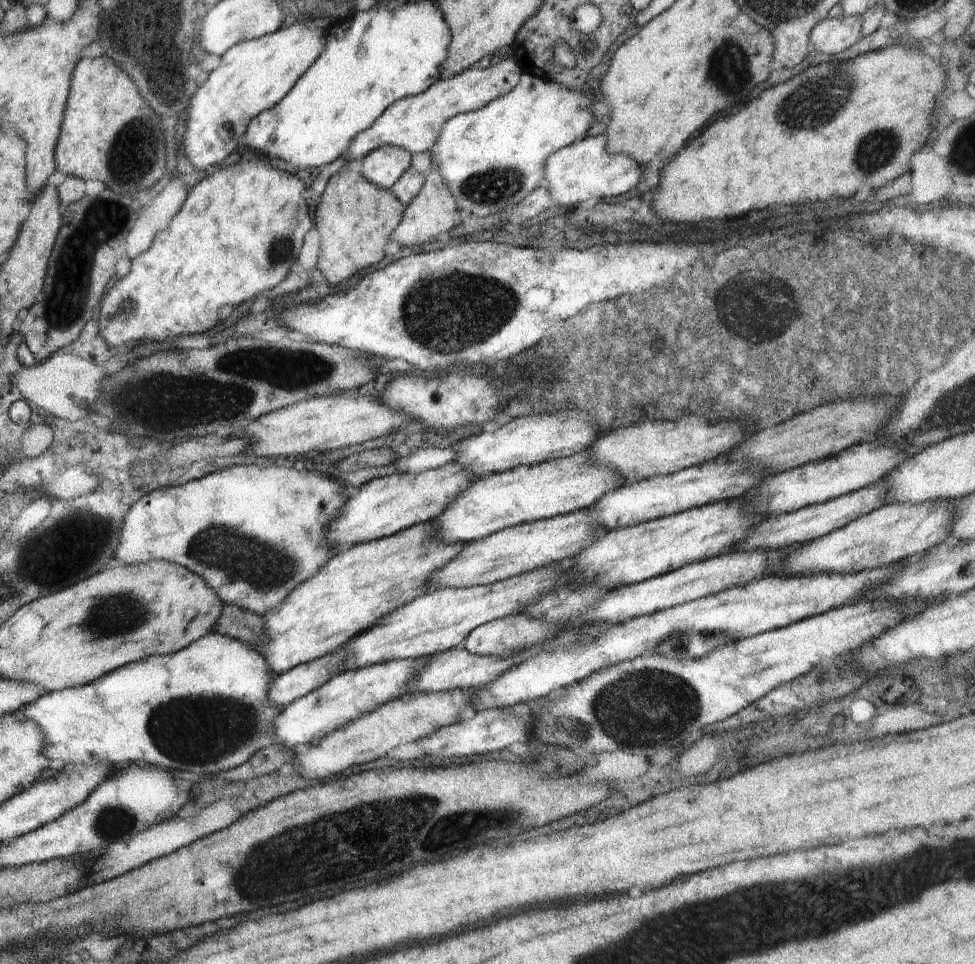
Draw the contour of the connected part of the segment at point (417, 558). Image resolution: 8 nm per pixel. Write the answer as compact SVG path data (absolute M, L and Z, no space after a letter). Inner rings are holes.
M423 522L389 537L358 543L340 549L312 578L300 583L279 607L265 614L267 642L260 648L273 674L315 661L342 649L356 635L375 627L381 619L392 614L411 600L426 594L431 577L451 560L466 544L439 541L439 528L434 522Z

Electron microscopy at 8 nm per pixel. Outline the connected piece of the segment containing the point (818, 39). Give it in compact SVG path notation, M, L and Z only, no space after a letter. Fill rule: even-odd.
M844 15L839 18L826 18L820 21L809 34L811 44L814 46L812 55L818 52L820 56L832 56L832 54L838 54L838 52L846 50L846 48L864 37L861 34L862 26L861 15Z

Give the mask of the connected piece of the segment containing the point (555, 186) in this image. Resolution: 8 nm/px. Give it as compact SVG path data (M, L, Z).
M603 133L584 137L551 154L545 165L544 185L551 190L551 204L564 210L568 206L569 210L571 205L579 206L588 198L612 198L636 188L644 178L645 169L632 155L608 152L607 136Z

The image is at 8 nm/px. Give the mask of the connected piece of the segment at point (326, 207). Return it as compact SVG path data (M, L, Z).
M344 166L329 179L322 200L315 210L314 226L320 235L320 258L317 266L322 276L331 284L338 285L358 271L380 262L384 258L384 245L391 232L400 224L405 207L390 189L383 189L370 182L364 175Z

